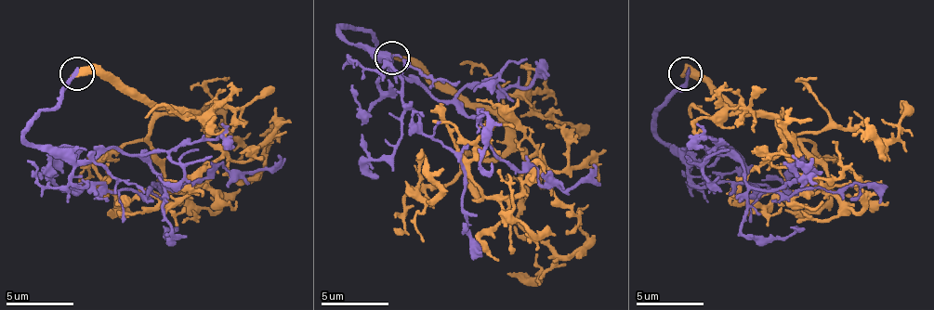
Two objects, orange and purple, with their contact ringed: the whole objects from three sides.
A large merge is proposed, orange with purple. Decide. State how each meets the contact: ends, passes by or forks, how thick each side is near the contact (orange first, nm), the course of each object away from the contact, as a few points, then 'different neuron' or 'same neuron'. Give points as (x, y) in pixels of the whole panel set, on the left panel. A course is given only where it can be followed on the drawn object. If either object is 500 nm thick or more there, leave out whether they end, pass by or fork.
orange ends; purple ends; calibres 420 and 300 nm; course orange (77, 74), (108, 71), (192, 115), (151, 125), (162, 192), (128, 200); course purple (77, 74), (23, 135), (74, 162), (108, 148), (138, 155), (179, 189), (223, 162), (250, 173), (281, 155); different neuron

